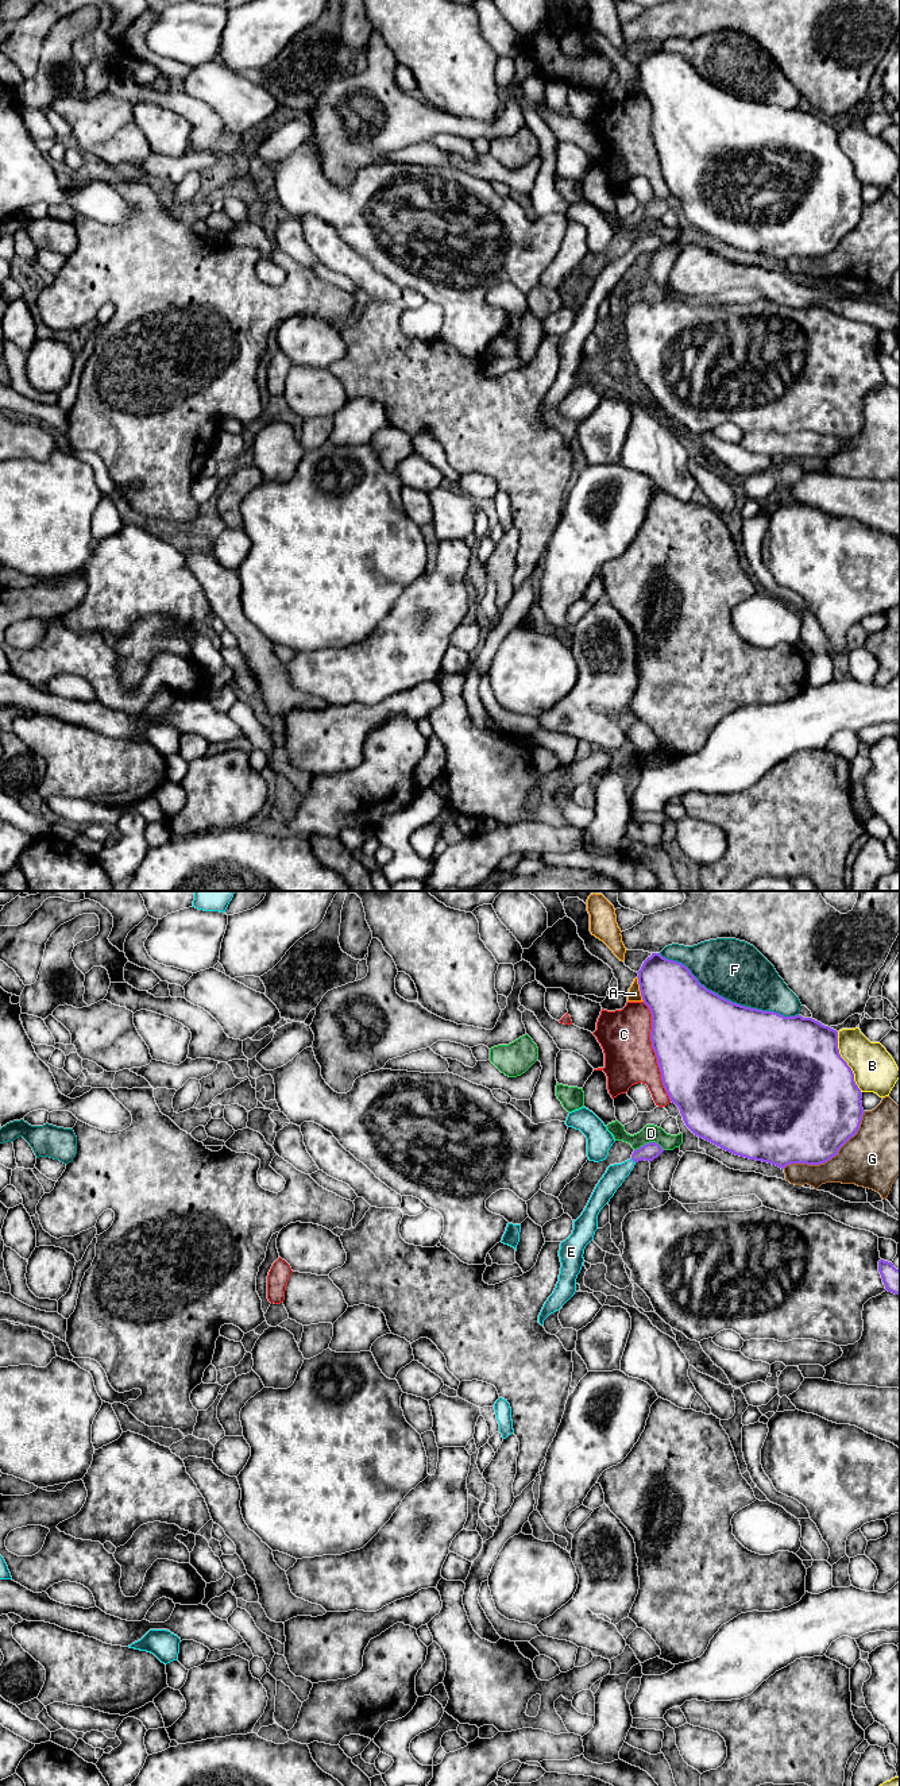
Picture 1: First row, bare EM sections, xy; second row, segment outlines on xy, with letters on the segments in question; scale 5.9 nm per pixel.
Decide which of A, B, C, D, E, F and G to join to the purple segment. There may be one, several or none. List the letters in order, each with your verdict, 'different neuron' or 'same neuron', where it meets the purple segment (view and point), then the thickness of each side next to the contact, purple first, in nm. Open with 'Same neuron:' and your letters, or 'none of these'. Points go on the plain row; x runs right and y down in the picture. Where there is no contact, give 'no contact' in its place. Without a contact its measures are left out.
Same neuron: E
A: different neuron | xy (640, 81) | 360/80 nm
B: different neuron | xy (846, 155) | 500/260 nm
C: different neuron | xy (655, 145) | 500/300 nm
D: different neuron | xy (649, 235) | 100/110 nm
E: same neuron | xy (633, 253) | 100/120 nm
F: different neuron | xy (726, 92) | 500/360 nm
G: different neuron | xy (830, 251) | 480/360 nm

